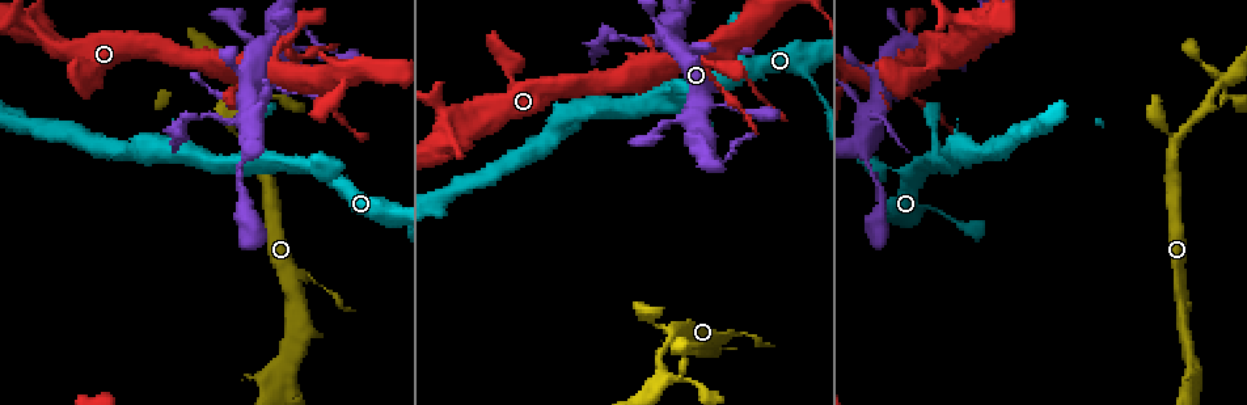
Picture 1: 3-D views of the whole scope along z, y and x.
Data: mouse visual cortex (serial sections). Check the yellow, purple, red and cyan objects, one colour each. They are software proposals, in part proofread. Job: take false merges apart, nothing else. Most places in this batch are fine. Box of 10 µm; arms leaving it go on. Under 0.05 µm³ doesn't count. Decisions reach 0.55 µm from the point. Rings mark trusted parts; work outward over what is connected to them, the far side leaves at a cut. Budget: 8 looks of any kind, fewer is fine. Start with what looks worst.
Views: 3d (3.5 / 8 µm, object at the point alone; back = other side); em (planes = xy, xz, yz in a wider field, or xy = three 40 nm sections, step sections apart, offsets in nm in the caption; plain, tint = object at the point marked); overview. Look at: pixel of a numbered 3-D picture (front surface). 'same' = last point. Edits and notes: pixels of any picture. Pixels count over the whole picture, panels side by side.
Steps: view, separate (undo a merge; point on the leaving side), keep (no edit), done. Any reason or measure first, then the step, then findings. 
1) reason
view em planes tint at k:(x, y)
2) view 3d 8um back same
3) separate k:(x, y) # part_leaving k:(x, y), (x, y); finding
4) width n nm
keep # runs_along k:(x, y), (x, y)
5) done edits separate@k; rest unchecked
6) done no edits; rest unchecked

abrupt turn
view em xy step 2 tint at 1:(1220, 84)

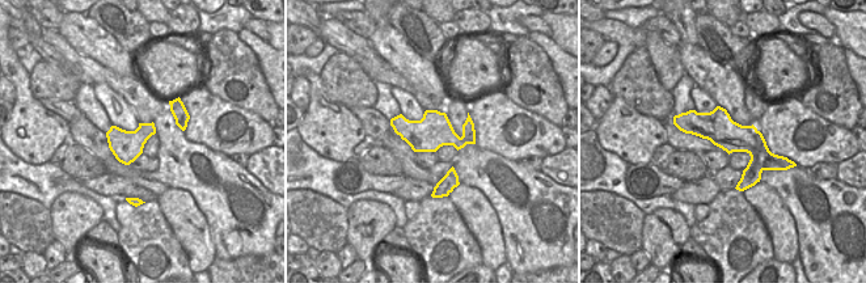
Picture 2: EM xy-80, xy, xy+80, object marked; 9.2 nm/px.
view 3d 3.5um same

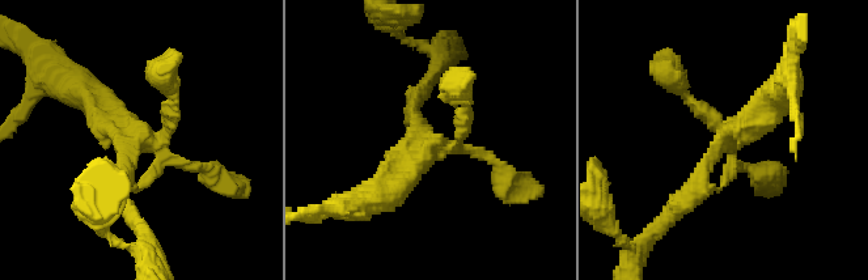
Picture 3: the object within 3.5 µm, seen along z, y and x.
arms 4
keep # runs_along 3:(674, 211), (735, 130), (782, 94); all the same cell

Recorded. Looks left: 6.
sudden change in width
view 3d 8um at 1:(321, 61)

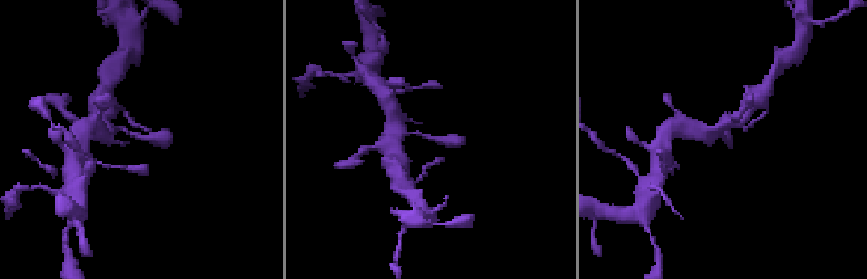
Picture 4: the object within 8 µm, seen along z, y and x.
zoom in
view 3d 3.5um back same

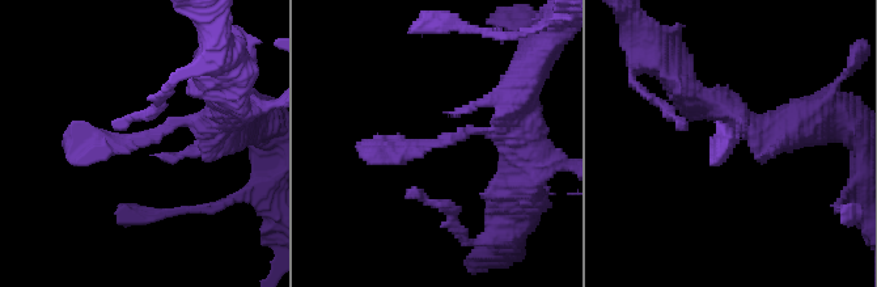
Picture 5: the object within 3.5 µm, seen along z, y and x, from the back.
shape alone is not enough
view em xy step 1 tint at 5:(428, 141)

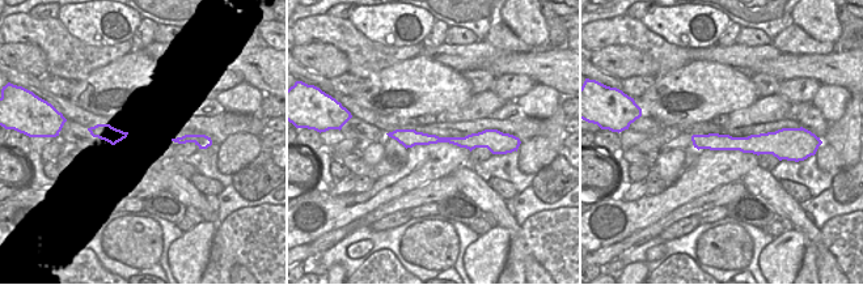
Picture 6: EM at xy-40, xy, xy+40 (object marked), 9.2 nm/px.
keep # runs_along 6:(490, 132), (481, 140), (394, 135); continuous, no second cell

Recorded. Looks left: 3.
a fork
view 3d 3.5um at 1:(1195, 376)

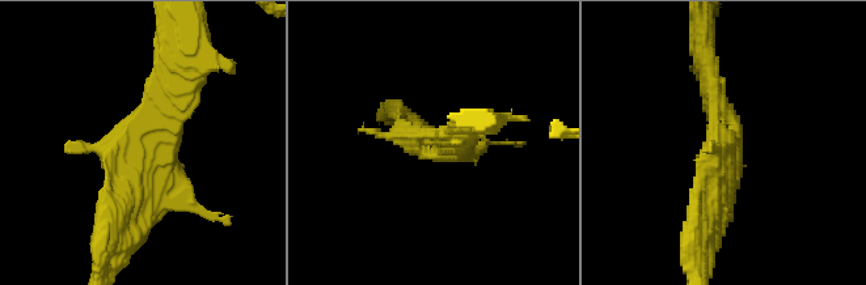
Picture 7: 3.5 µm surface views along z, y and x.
view em xy step 3 tint at 7:(150, 144)

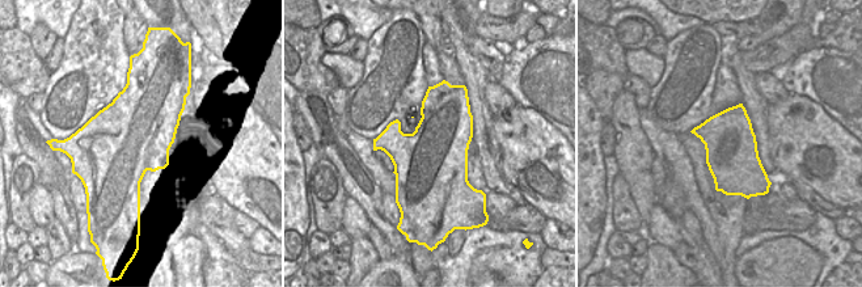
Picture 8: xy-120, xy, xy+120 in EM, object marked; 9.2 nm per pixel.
keep # continuous, no second cell

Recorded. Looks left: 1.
done no edits; rest unchecked

